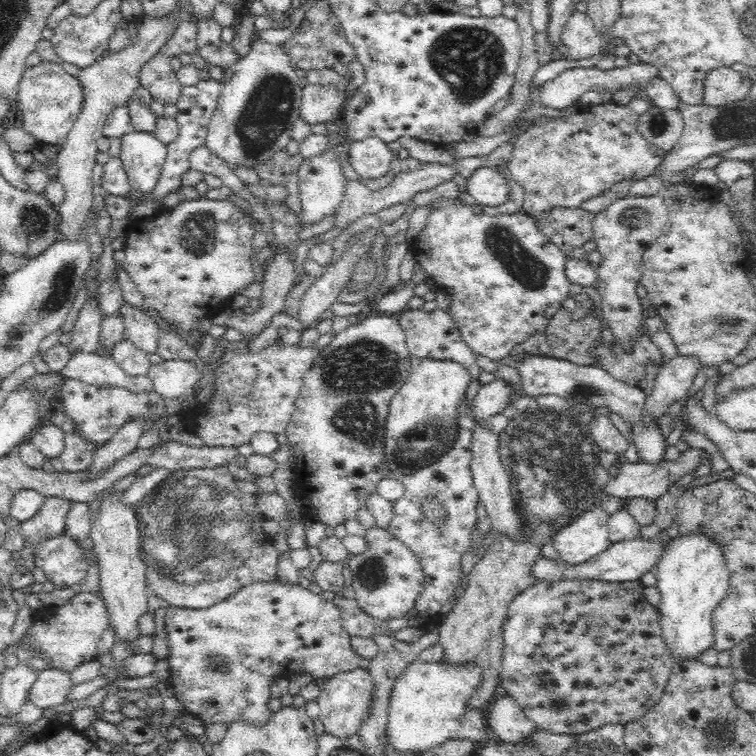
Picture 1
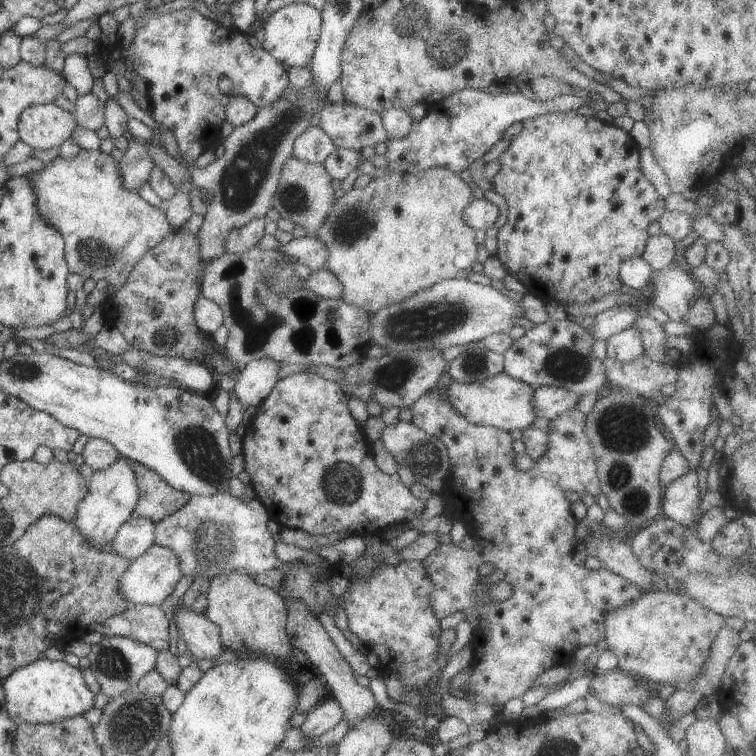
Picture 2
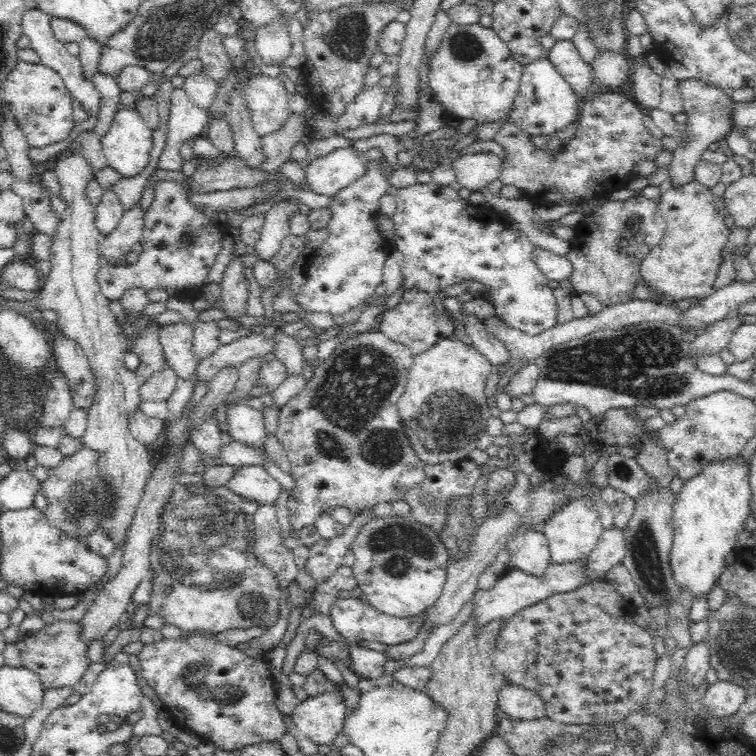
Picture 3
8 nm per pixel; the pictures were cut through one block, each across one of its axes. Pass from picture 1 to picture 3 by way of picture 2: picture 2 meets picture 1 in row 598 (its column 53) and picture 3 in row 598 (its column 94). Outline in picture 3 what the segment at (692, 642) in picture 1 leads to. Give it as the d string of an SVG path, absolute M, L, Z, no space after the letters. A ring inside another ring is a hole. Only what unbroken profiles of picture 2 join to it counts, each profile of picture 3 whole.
M732 457L707 464L696 476L686 481L679 493L675 494L673 504L673 548L670 552L670 567L673 578L681 588L687 588L694 598L707 598L715 582L726 569L726 555L737 551L738 536L743 530L745 520L751 513L751 488L749 483L749 464L740 462L742 457Z

